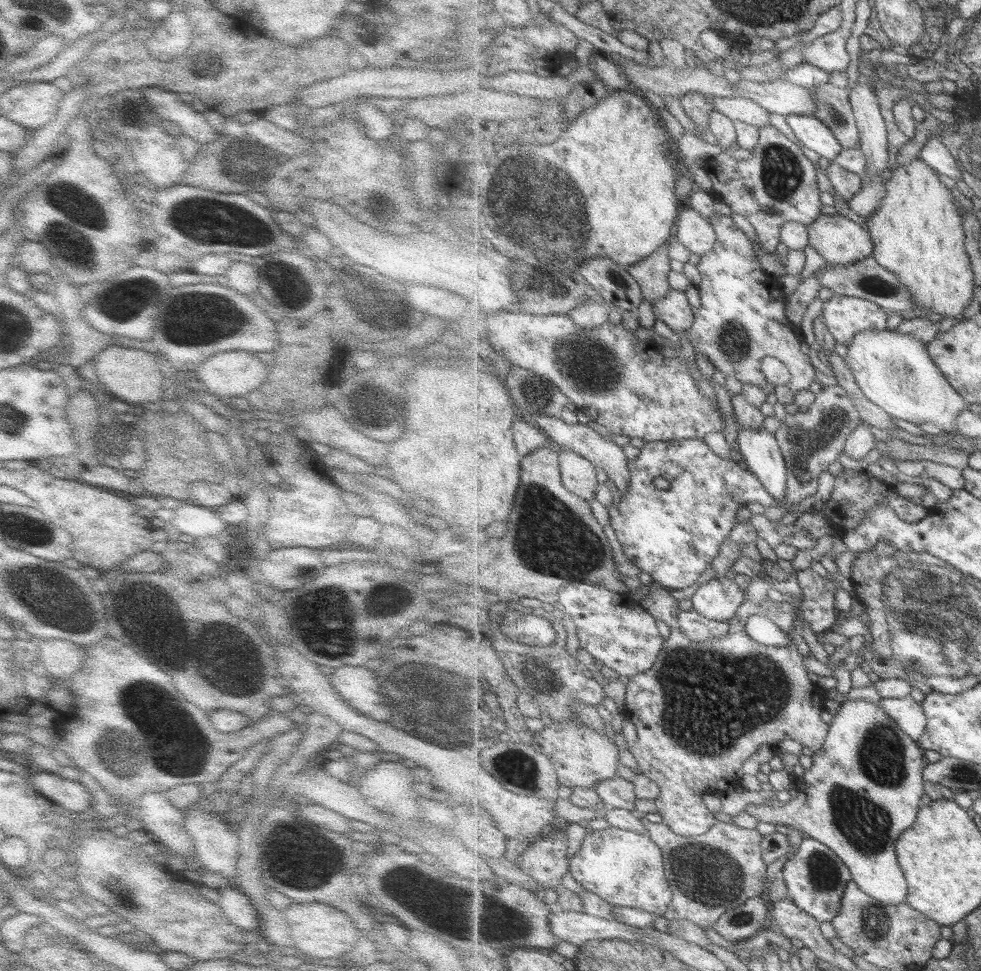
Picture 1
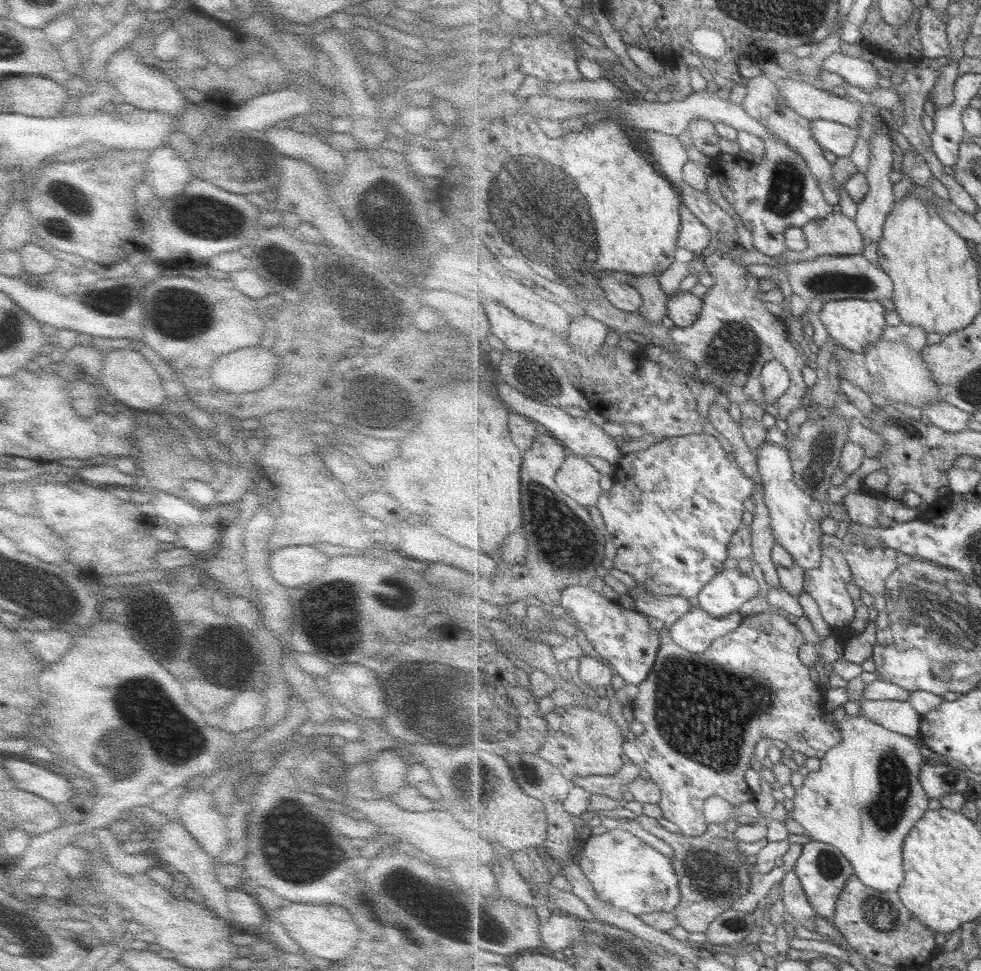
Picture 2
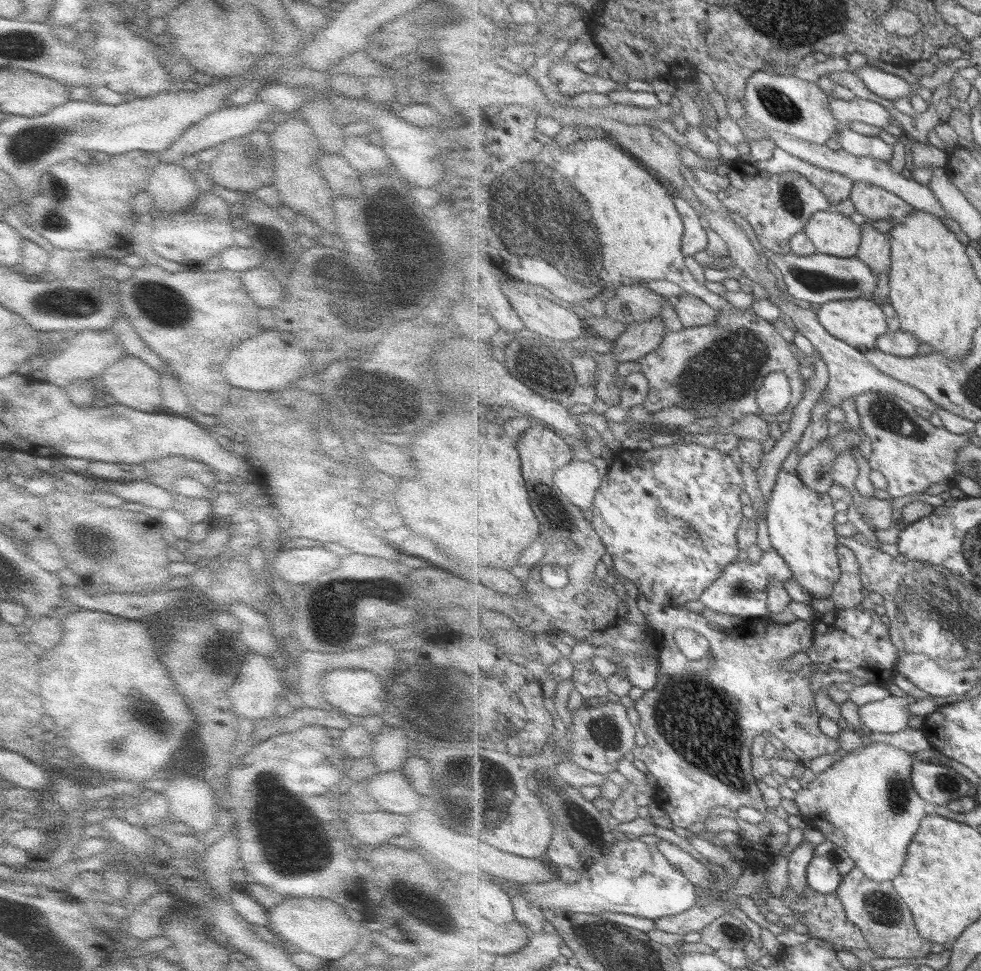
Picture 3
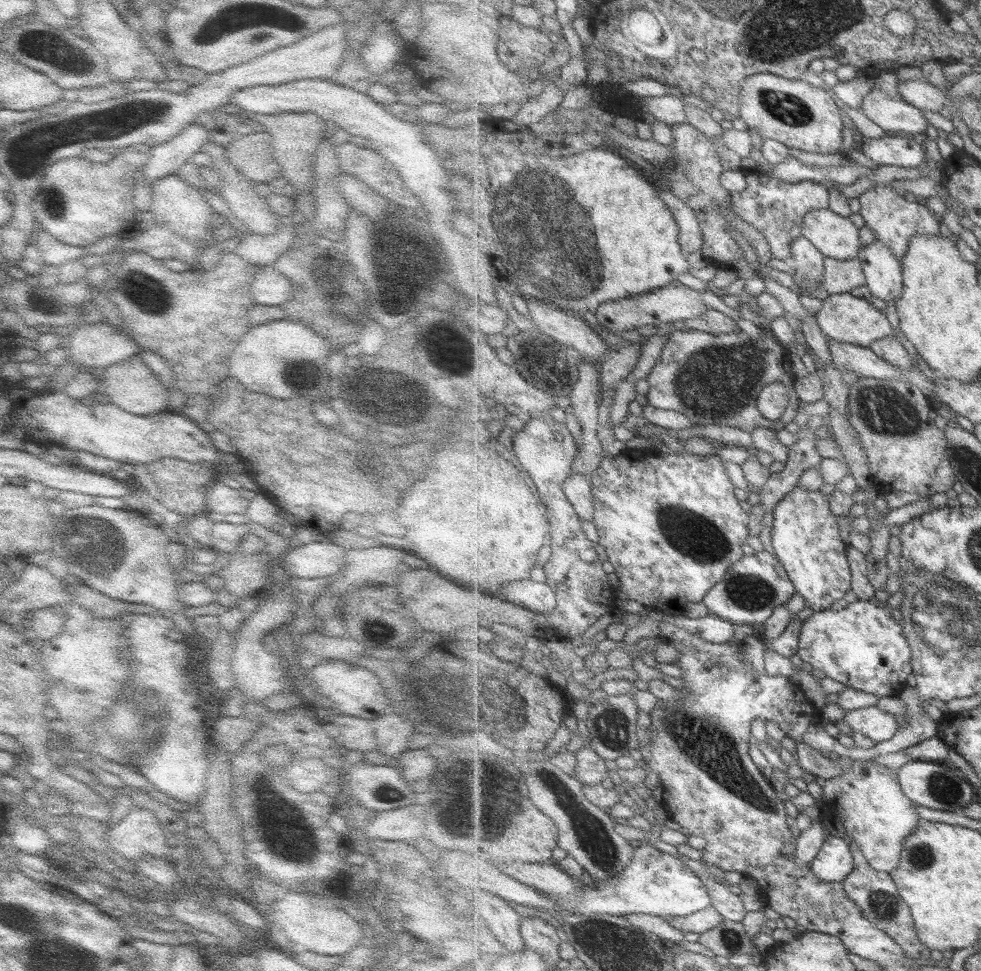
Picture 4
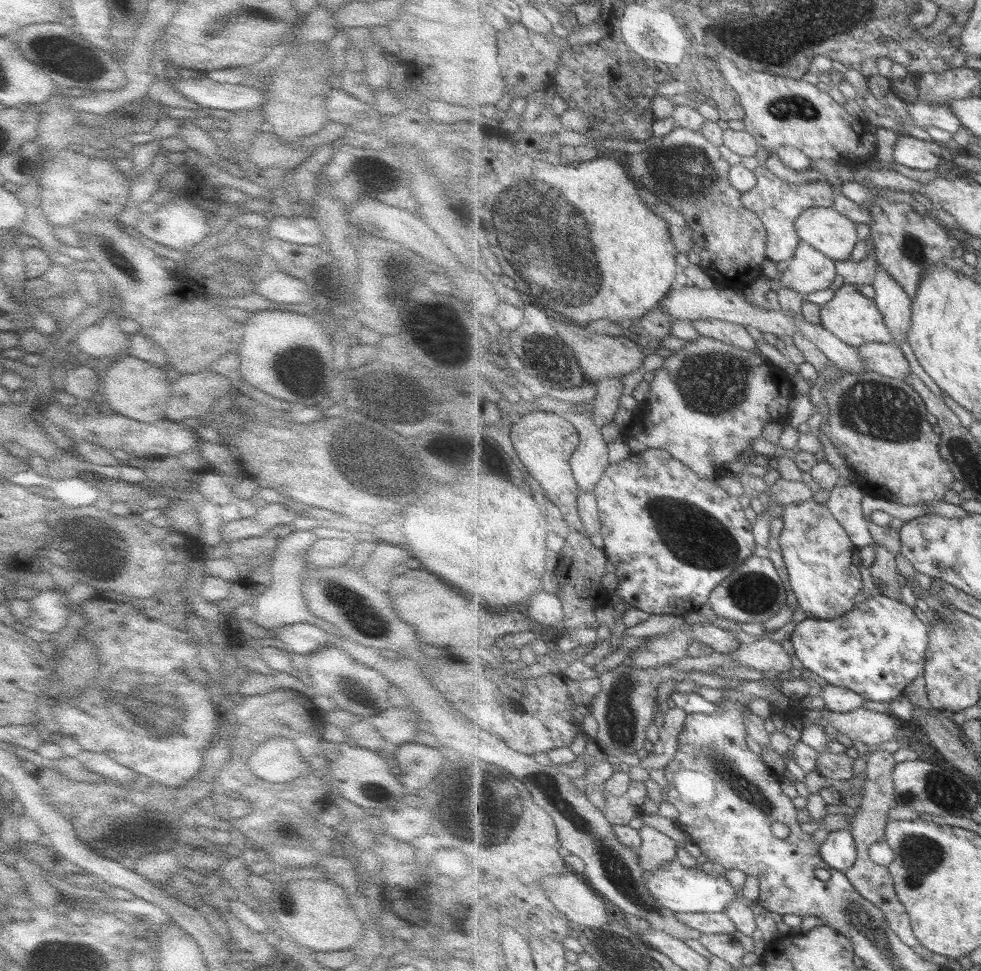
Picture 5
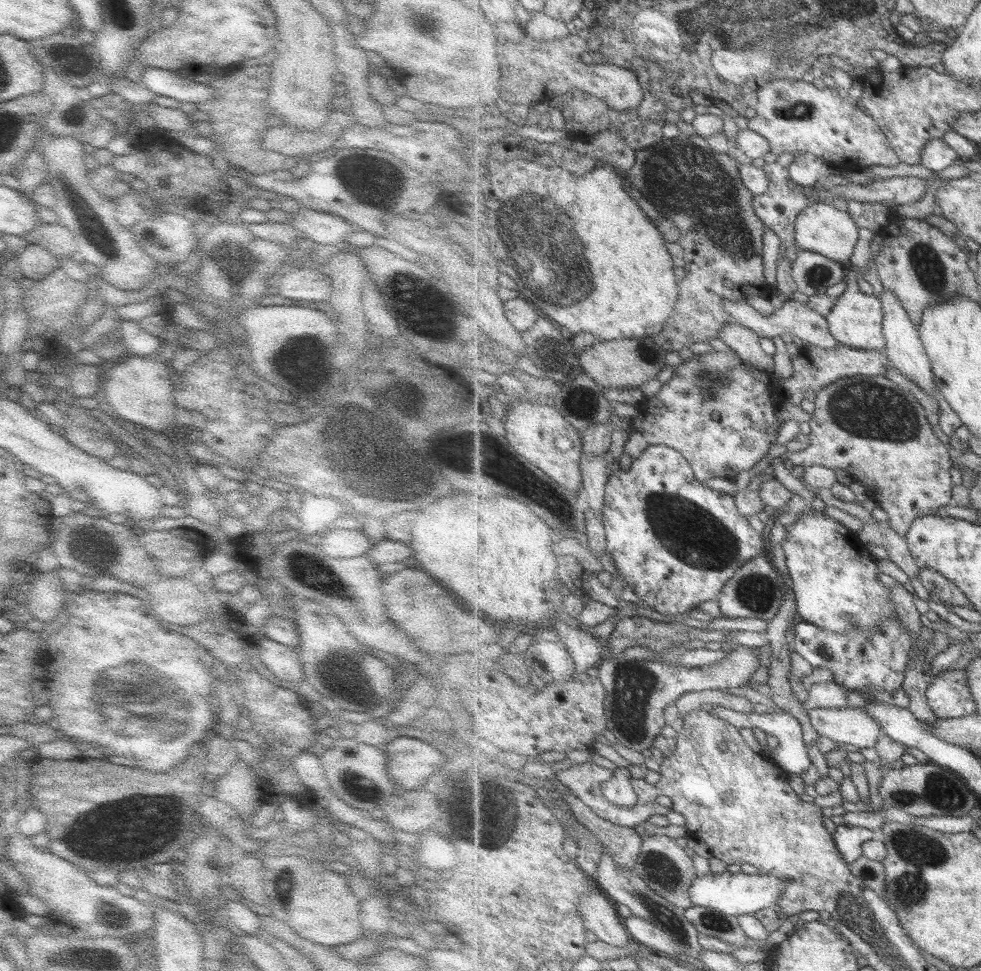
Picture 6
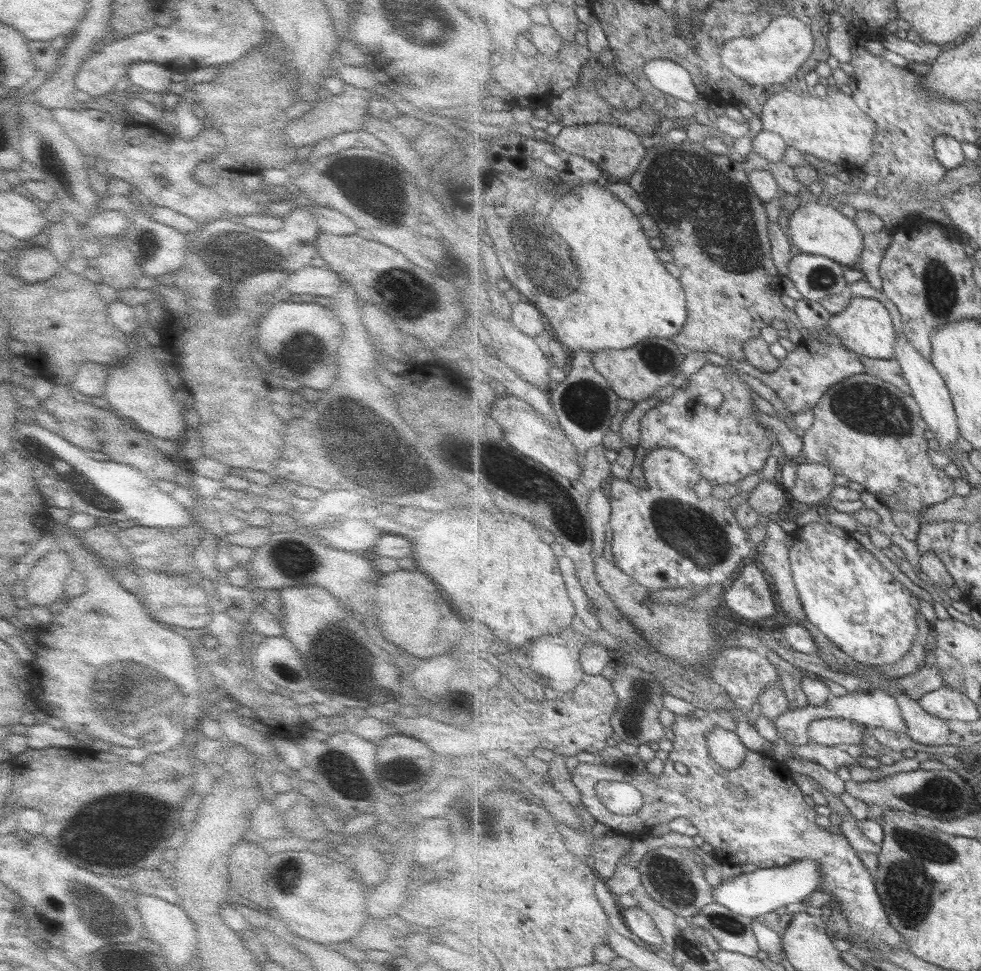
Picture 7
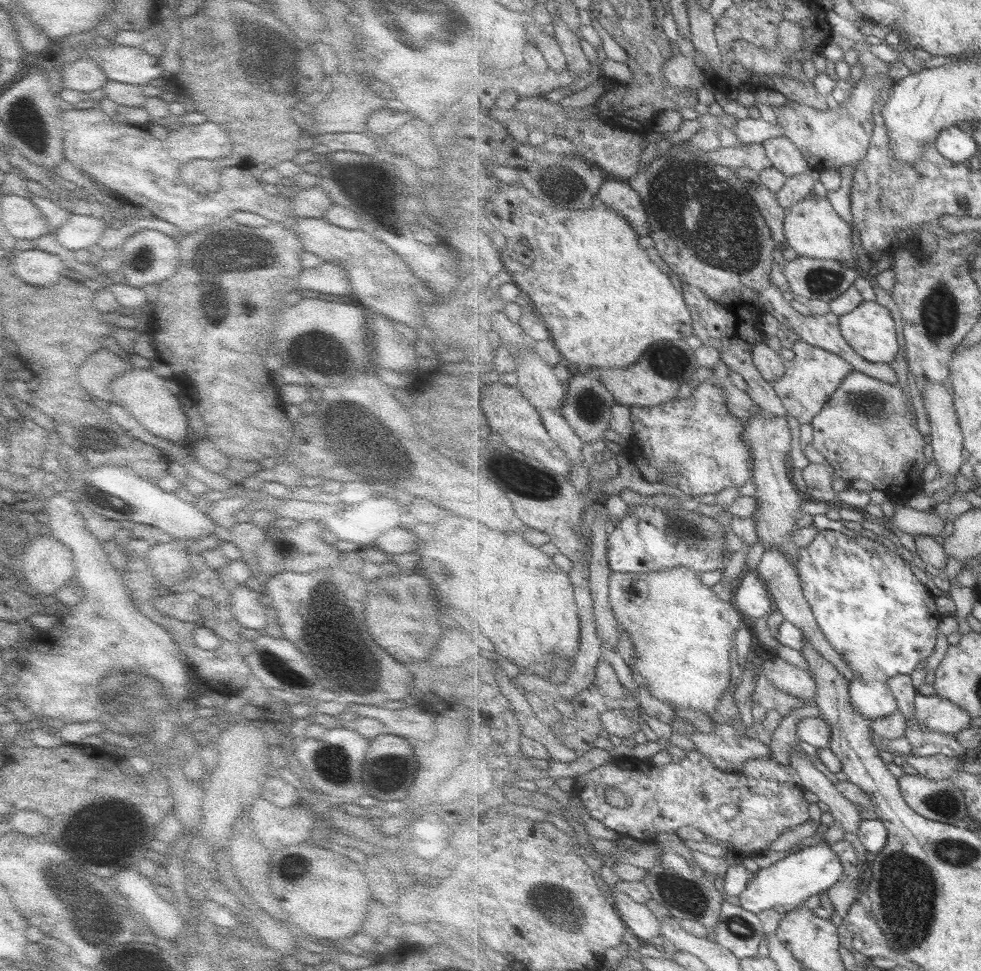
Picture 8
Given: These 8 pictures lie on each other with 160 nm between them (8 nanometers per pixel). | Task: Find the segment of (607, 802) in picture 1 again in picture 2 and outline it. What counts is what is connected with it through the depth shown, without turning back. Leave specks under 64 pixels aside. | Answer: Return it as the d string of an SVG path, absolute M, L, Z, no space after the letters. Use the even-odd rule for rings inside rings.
M629 761L615 775L589 775L585 778L575 778L574 784L593 794L602 794L618 801L623 799L623 790L629 787L631 780L639 776L640 766Z

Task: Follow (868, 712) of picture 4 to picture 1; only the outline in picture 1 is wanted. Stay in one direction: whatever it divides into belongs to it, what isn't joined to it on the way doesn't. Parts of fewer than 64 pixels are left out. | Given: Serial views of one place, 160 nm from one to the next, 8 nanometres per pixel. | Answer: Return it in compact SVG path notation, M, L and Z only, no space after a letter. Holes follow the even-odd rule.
M911 695L905 698L881 698L879 700L884 711L905 731L913 740L921 741L928 715L924 713L924 706Z

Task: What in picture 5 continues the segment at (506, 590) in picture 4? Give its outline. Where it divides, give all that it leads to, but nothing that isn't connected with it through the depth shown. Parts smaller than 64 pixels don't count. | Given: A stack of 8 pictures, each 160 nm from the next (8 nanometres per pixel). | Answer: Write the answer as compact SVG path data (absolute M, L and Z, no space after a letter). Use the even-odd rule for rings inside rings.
M546 591L534 594L525 604L527 616L536 620L539 626L553 627L564 621L564 606L559 594Z

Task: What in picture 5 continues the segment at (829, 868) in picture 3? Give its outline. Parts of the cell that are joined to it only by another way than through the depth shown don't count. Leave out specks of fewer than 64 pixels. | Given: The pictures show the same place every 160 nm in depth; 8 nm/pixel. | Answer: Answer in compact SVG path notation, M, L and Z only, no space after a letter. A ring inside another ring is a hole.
M850 829L830 832L821 844L820 853L829 866L845 872L855 864L858 857L858 848L853 833Z

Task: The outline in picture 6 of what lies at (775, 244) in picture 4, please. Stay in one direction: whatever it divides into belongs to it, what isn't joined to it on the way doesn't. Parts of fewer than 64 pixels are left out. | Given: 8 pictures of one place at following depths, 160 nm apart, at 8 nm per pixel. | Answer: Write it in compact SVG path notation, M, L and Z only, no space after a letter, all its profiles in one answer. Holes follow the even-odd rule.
M776 161L763 165L763 170L767 173L770 180L769 190L765 194L755 194L753 206L756 213L760 215L762 221L770 228L783 243L783 246L796 246L796 220L808 206L811 206L816 200L810 196L813 193L822 193L827 189L827 183L824 180L818 181L815 185L803 187L796 185L789 179L787 167L781 166Z

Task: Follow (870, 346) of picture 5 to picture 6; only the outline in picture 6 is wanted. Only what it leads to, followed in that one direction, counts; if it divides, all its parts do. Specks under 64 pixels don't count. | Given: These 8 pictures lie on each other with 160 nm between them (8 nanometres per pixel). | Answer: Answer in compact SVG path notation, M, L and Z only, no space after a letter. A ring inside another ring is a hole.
M839 343L835 348L828 349L822 346L807 344L808 350L797 356L790 358L792 375L788 379L778 382L784 390L785 402L791 405L799 405L803 402L807 390L815 393L823 390L826 386L833 384L840 378L861 376L879 376L884 375L886 366L889 365L885 351L880 350L857 350L850 346Z

